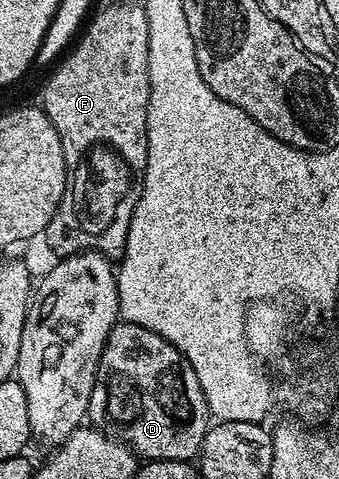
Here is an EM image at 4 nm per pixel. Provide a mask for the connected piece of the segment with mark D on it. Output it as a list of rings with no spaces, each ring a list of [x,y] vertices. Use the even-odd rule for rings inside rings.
[[[122,321],[111,328],[111,336],[107,339],[103,356],[99,358],[99,372],[95,374],[95,388],[89,401],[89,419],[98,430],[109,432],[111,438],[127,444],[136,456],[147,461],[194,460],[207,428],[213,423],[205,393],[201,393],[201,381],[197,381],[197,373],[186,357],[172,343],[165,341],[165,337],[141,325]]]

